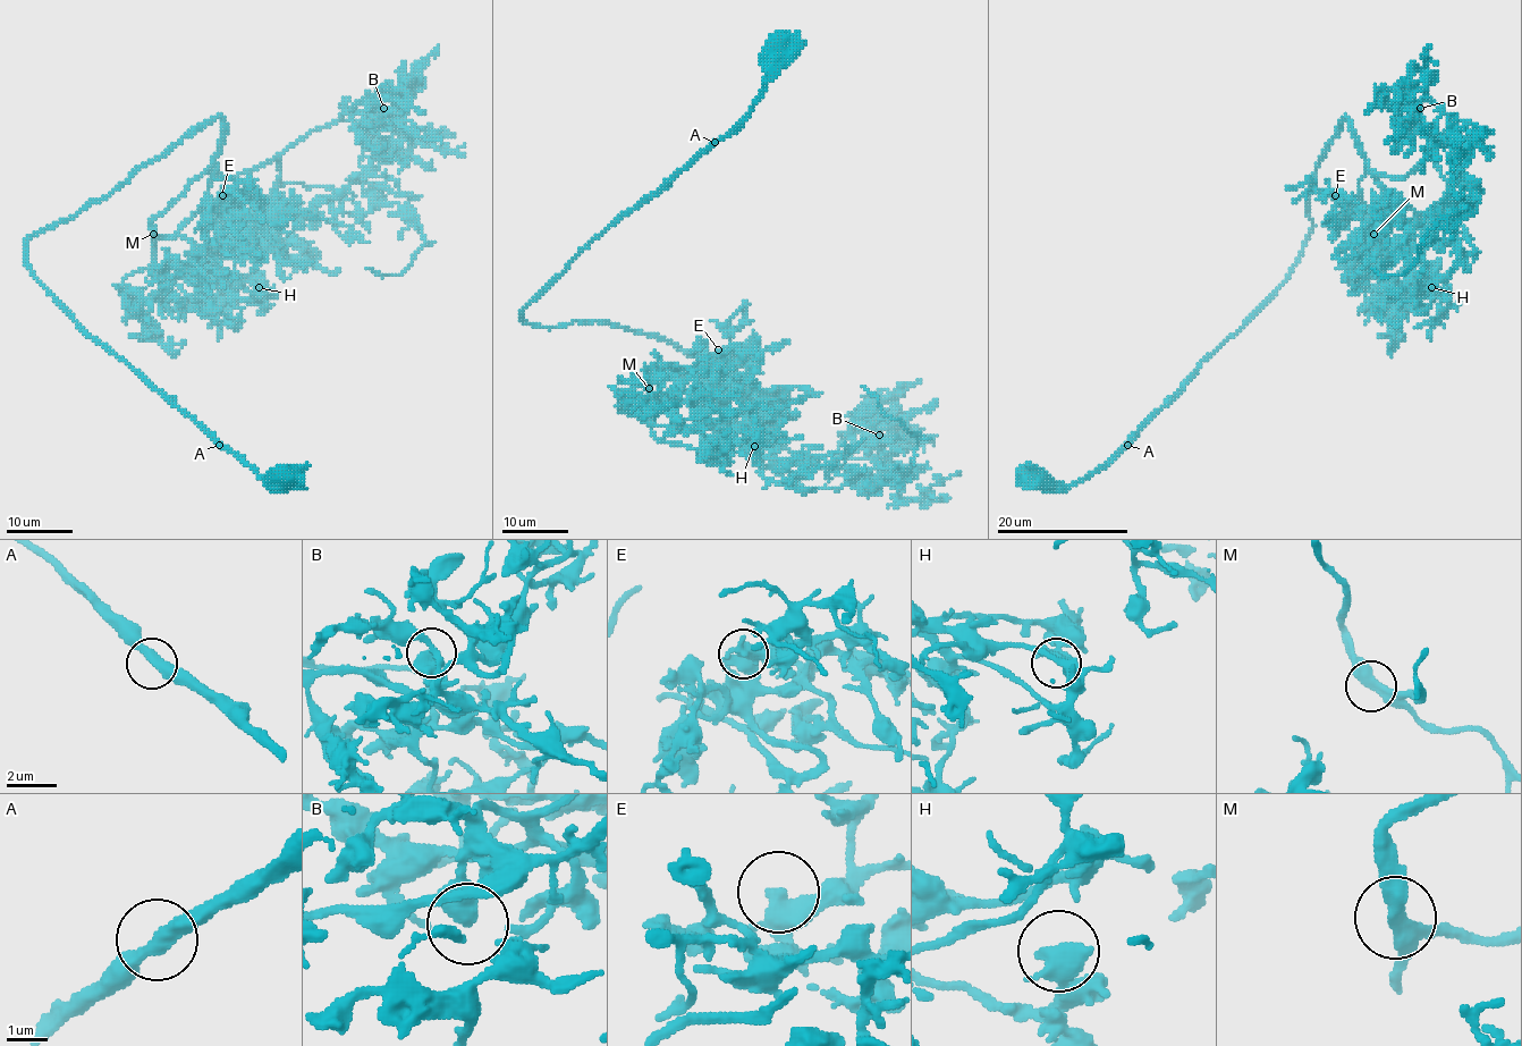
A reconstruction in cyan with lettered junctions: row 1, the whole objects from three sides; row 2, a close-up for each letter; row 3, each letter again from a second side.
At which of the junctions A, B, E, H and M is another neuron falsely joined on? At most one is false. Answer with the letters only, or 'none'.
none

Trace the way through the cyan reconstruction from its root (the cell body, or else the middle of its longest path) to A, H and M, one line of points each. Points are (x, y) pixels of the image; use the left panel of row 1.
A: (282, 477), (282, 471), (270, 484), (219, 445)
H: (282, 477), (270, 484), (92, 338), (26, 243), (220, 118), (212, 163), (151, 220), (153, 258), (259, 287)
M: (282, 477), (270, 484), (220, 447), (26, 261), (33, 236), (220, 118), (217, 155), (151, 220), (153, 235)

